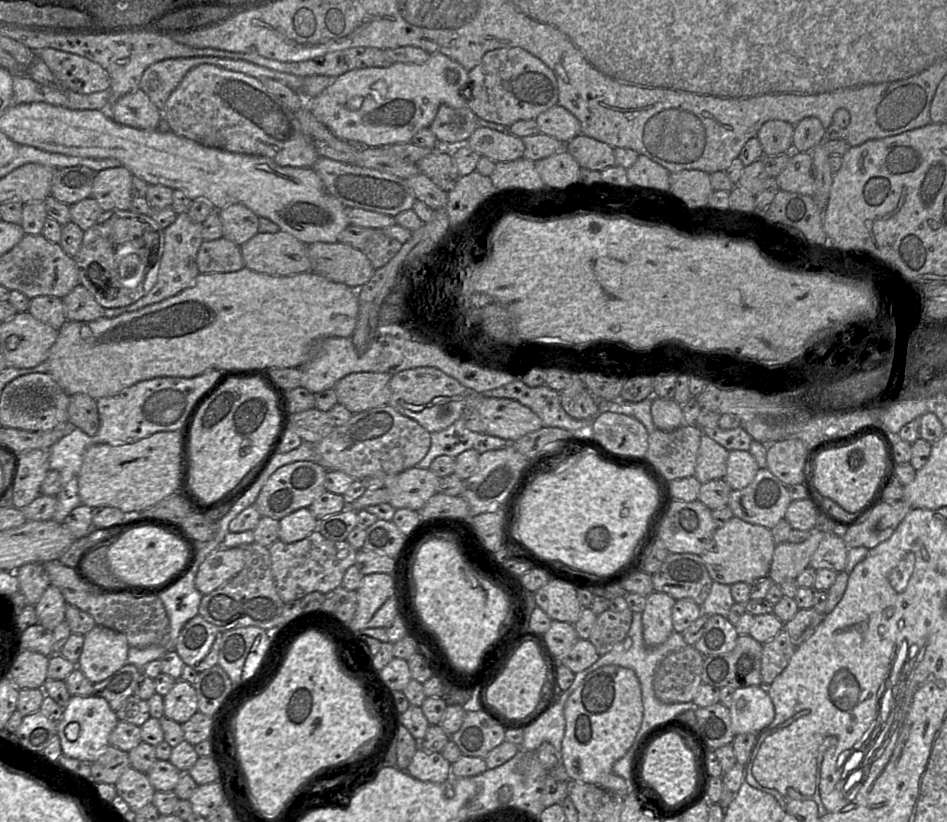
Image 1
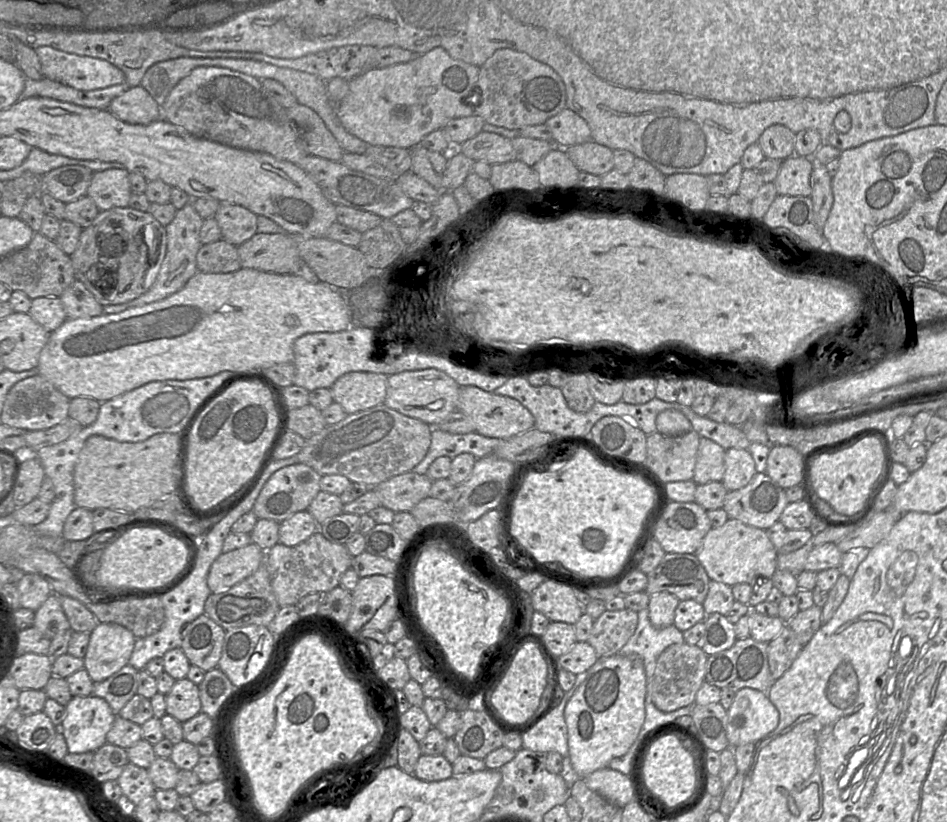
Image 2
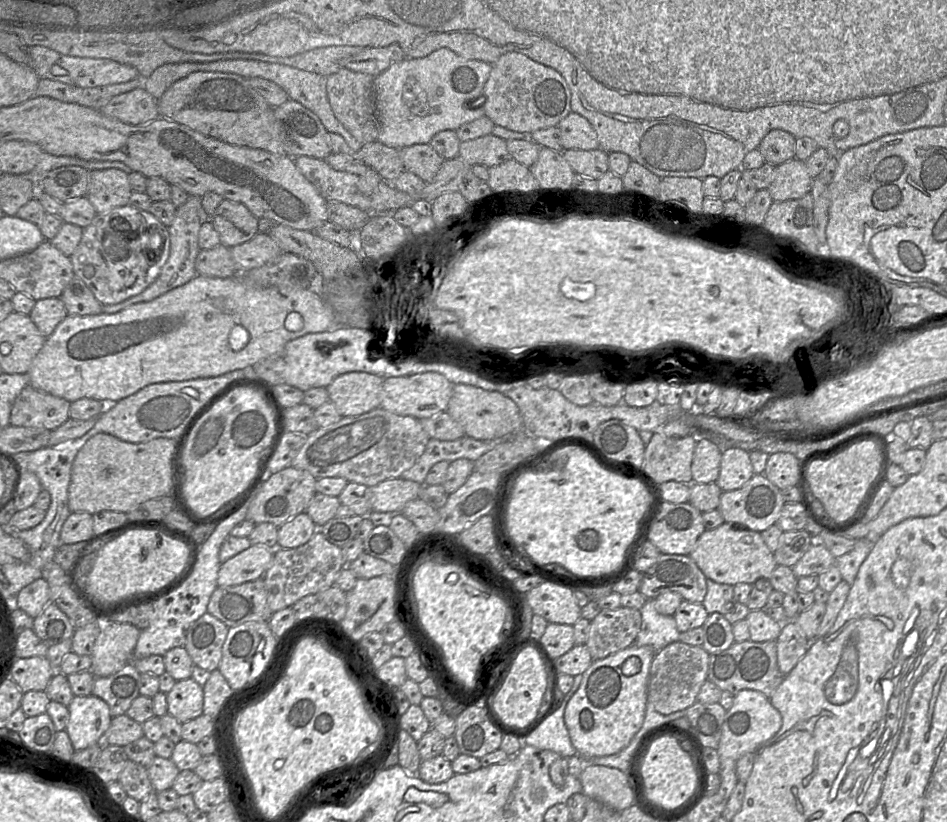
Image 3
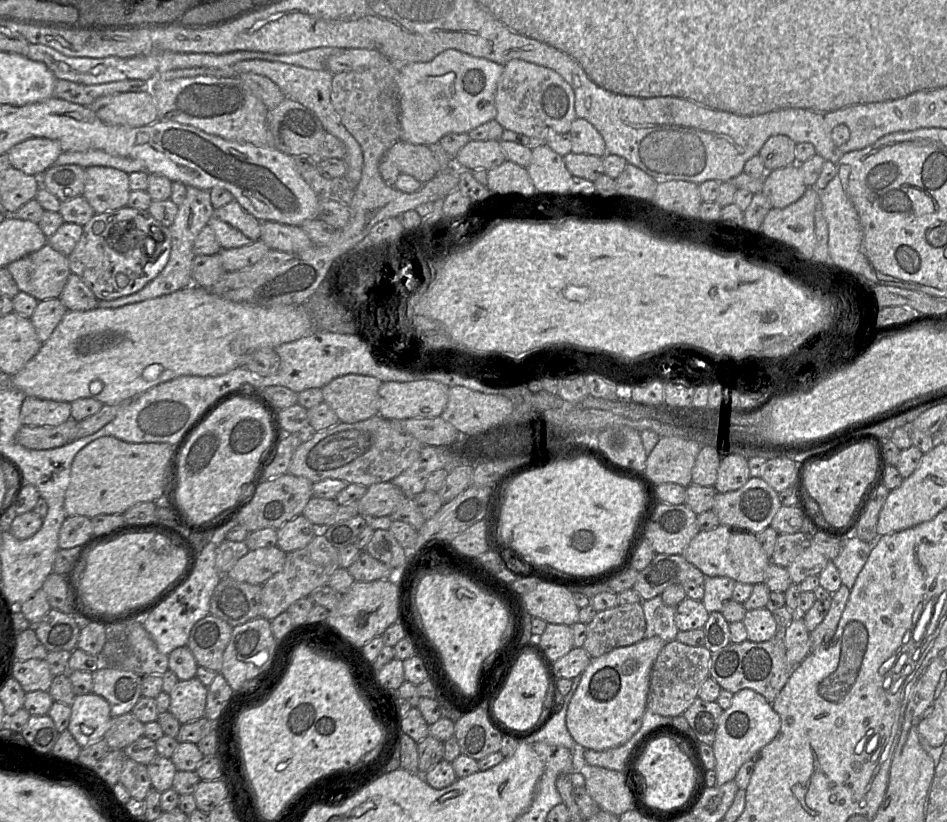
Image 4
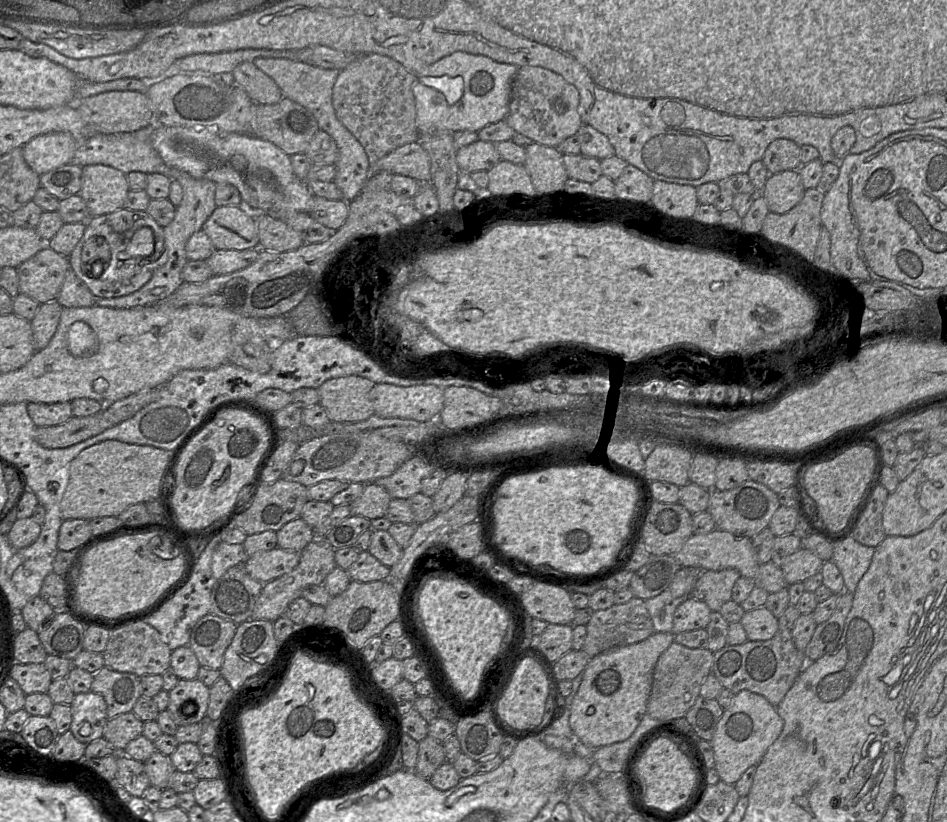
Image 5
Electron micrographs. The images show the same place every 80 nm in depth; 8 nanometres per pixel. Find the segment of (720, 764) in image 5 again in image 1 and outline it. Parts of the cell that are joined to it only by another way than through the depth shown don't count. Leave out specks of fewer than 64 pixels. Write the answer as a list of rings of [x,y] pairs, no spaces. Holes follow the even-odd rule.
[[[763,685],[735,689],[729,712],[735,735],[758,734],[768,727],[775,717],[774,704]]]

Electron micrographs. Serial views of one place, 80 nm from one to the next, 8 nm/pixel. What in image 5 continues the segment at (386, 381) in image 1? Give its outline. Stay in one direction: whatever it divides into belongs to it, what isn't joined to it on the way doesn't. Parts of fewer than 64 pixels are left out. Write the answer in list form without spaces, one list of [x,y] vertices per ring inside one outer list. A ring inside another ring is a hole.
[[[362,376],[331,378],[319,388],[320,404],[331,421],[360,422],[375,414],[370,391],[375,383]]]

